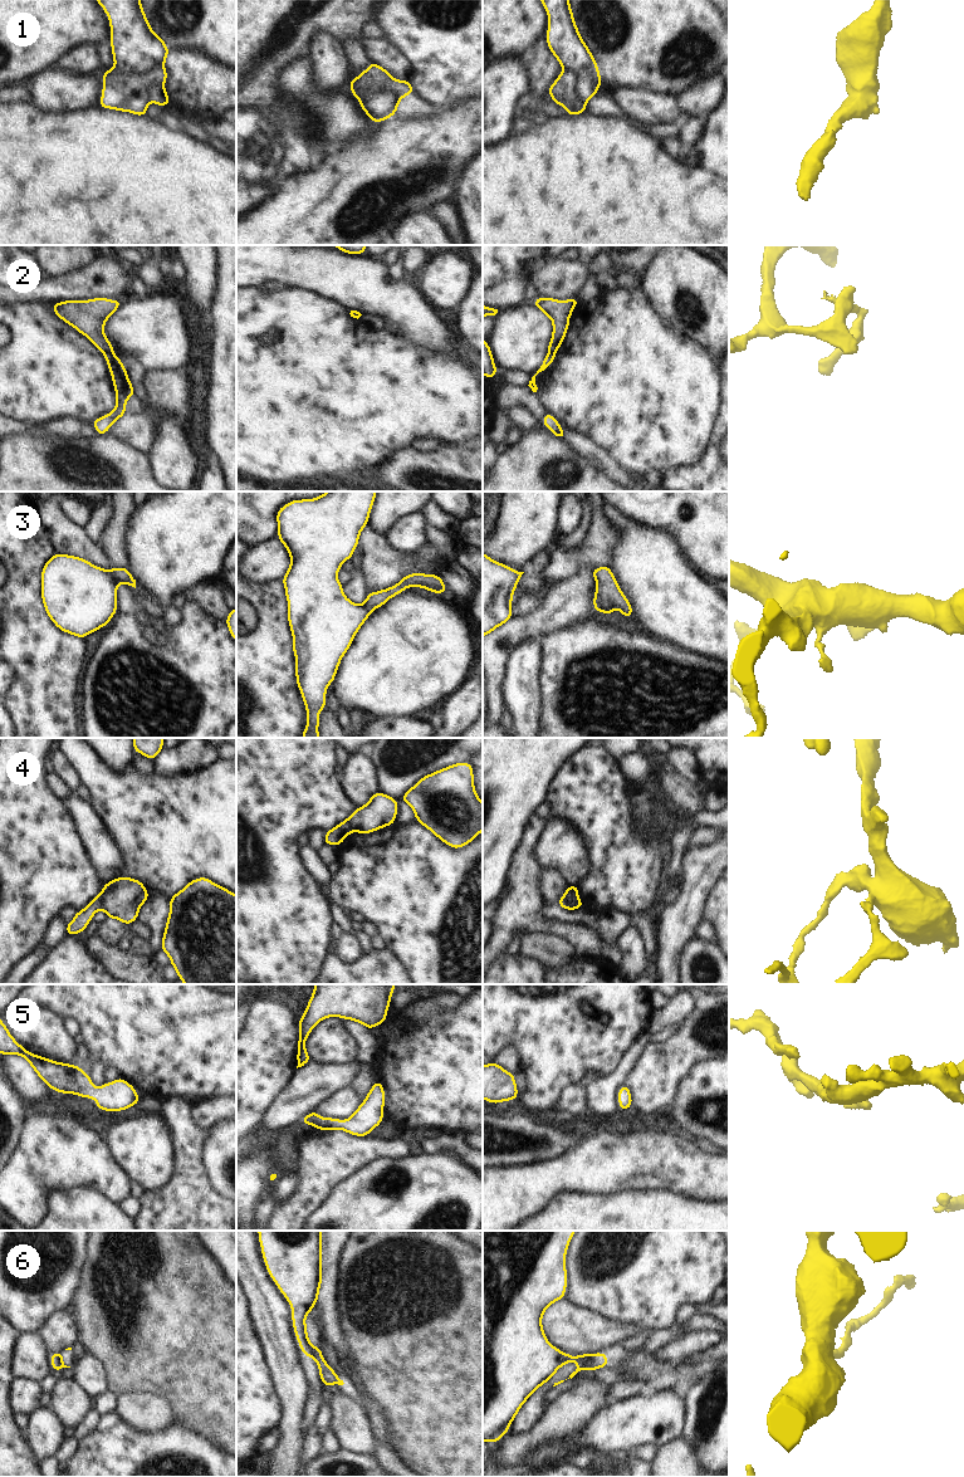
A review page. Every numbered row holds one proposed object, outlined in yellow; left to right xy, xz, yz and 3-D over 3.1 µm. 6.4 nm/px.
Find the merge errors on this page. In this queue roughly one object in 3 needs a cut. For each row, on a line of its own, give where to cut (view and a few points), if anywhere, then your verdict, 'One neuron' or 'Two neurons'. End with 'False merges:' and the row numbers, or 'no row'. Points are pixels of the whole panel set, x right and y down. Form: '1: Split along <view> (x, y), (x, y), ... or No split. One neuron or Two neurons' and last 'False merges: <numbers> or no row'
1: Split along xy (162, 65), (141, 76), (113, 69). Two neurons
2: Split along xy (112, 352), (104, 355). Two neurons
3: No split. One neuron
4: Split along yz (568, 886), (566, 893), (567, 903), (573, 909). Two neurons
5: No split. One neuron
6: Split along xz (304, 1321), (307, 1354). Two neurons
False merges: 1, 2, 4, 6.

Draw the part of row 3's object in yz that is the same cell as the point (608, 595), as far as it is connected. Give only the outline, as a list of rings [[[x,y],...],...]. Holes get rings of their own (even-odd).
[[[608,566],[593,568],[592,576],[596,579],[593,608],[607,615],[613,615],[613,610],[618,608],[622,616],[632,618],[632,606],[621,591]]]

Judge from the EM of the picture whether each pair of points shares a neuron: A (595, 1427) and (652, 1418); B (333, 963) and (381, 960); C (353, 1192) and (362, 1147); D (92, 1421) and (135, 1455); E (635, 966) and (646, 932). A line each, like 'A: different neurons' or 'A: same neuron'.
A: same neuron
B: same neuron
C: different neurons
D: different neurons
E: different neurons

